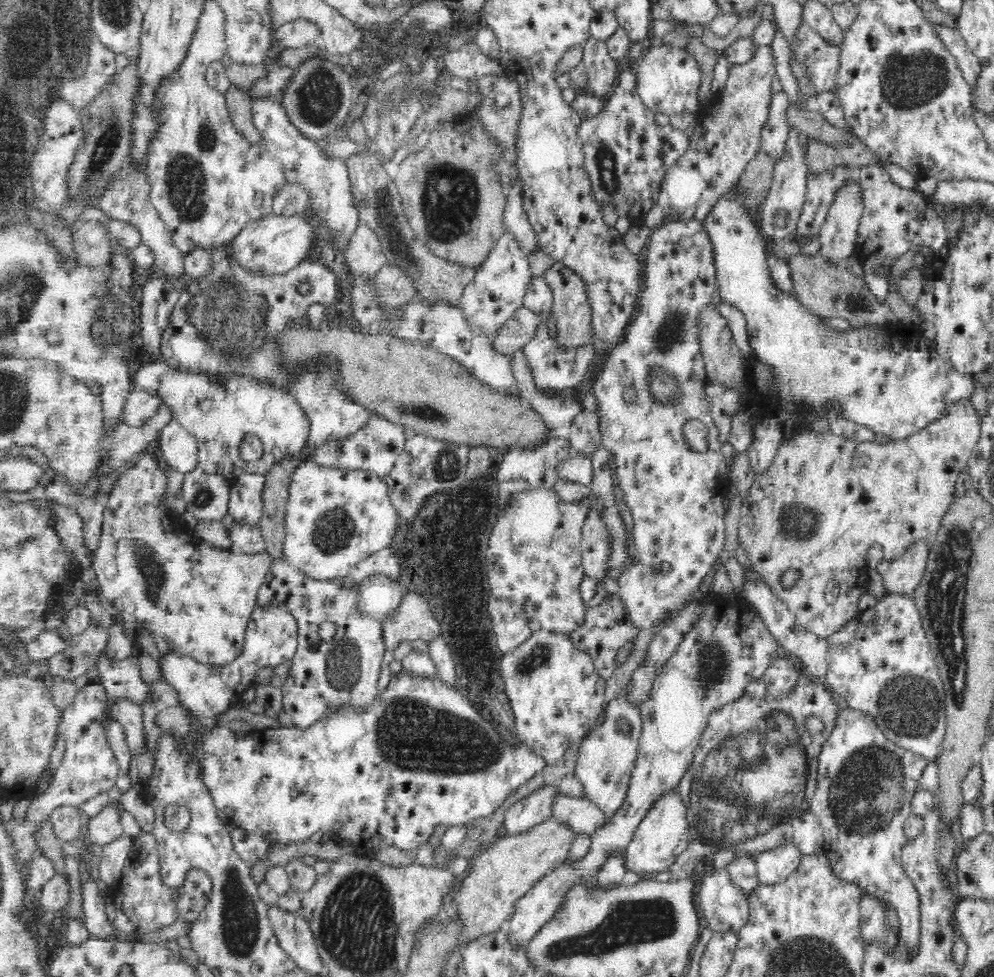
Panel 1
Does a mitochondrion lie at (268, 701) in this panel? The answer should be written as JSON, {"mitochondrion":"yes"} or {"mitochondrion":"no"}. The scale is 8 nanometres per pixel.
{"mitochondrion":"no"}

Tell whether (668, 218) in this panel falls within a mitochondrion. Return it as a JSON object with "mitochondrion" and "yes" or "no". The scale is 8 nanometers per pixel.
{"mitochondrion":"no"}

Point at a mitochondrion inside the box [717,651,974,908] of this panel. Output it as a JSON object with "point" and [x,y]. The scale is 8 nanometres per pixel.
{"point":[865,795]}

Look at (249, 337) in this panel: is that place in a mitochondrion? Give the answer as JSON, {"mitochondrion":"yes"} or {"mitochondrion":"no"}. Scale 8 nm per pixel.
{"mitochondrion":"yes"}

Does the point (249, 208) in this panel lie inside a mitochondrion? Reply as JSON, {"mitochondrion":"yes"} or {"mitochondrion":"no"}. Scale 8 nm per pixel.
{"mitochondrion":"no"}

